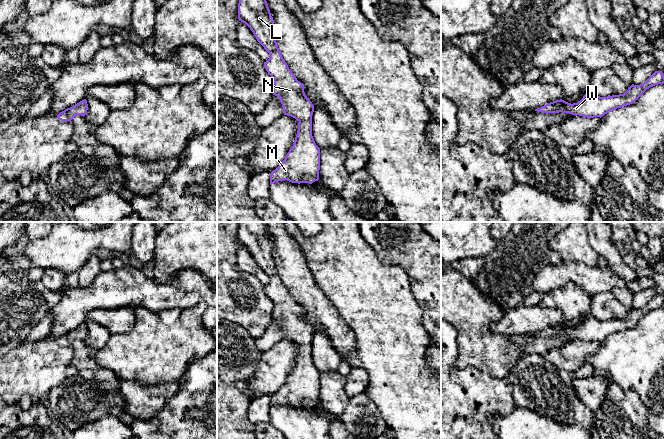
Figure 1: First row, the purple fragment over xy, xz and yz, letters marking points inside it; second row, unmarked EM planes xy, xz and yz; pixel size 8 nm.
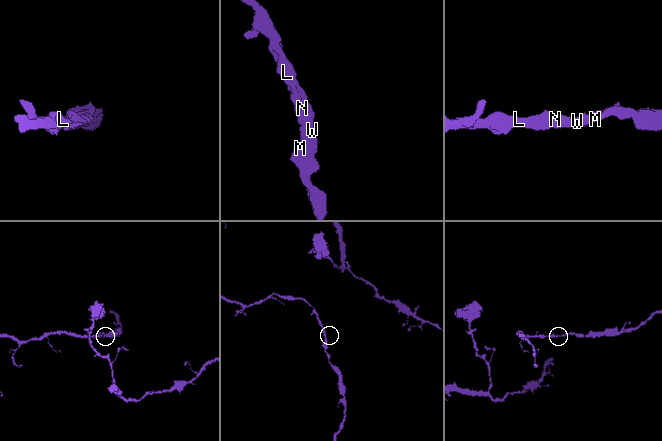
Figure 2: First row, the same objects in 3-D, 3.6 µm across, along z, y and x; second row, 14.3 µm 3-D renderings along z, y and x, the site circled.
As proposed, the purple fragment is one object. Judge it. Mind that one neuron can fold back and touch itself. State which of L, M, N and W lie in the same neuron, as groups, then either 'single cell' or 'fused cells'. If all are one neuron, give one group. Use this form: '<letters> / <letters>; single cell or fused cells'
L M N W; single cell

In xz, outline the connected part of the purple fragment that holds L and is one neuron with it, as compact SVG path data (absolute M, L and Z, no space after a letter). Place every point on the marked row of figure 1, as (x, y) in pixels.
M239 0L238 19L250 28L257 41L269 53L270 57L264 62L264 67L274 80L272 93L280 98L284 115L291 116L298 121L298 131L293 146L283 162L271 172L270 185L283 180L298 184L312 184L319 180L320 170L320 148L316 145L312 136L312 114L314 106L305 95L304 84L297 80L279 51L274 35L274 20L267 1Z

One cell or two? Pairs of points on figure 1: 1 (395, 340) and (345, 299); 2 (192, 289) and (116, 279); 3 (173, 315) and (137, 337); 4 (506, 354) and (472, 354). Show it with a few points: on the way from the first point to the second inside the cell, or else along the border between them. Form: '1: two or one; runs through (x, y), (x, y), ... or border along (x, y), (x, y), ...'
1: one; runs through (383, 328), (357, 302)
2: one; runs through (173, 291), (135, 290)
3: two; border along (182, 310), (170, 324), (165, 324), (157, 313)
4: one; runs through (498, 354), (480, 354)

